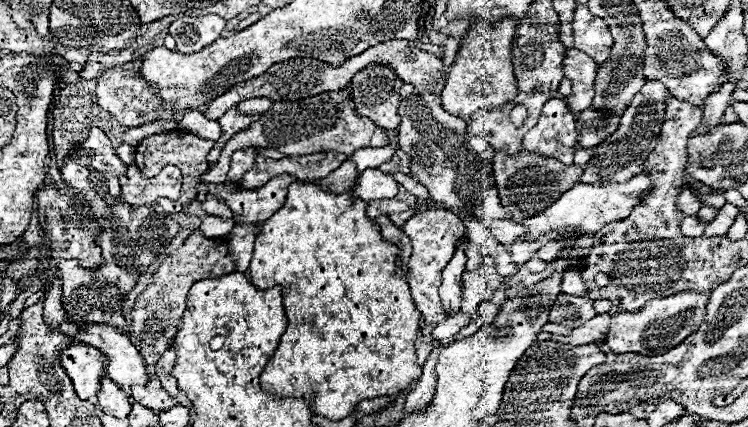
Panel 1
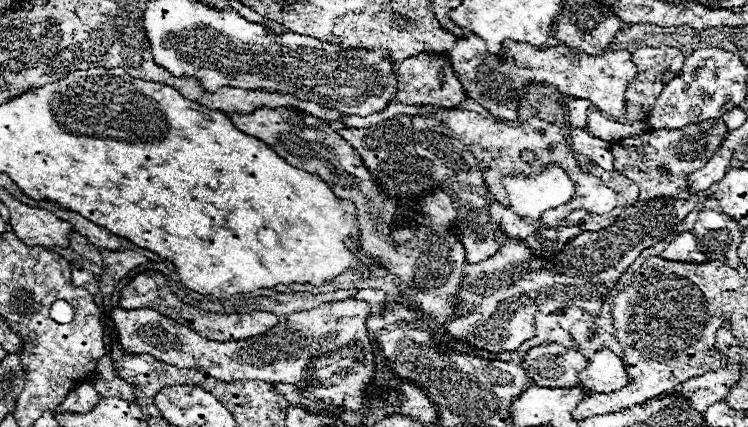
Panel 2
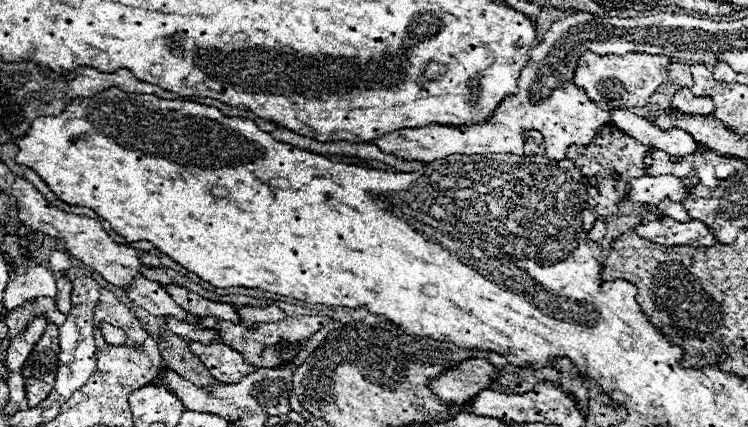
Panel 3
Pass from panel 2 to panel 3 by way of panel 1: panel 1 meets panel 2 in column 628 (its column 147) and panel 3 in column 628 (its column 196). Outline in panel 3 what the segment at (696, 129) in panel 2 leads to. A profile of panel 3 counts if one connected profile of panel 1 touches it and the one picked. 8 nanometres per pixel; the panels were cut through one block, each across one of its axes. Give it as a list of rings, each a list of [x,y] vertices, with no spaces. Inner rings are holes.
[[[606,124],[606,126],[600,126],[600,130],[596,132],[596,138],[588,146],[576,146],[576,144],[568,146],[566,158],[578,166],[582,178],[596,178],[598,180],[598,186],[590,186],[590,182],[584,180],[586,202],[592,206],[594,212],[598,212],[602,216],[610,216],[610,214],[614,214],[618,202],[628,194],[630,178],[638,178],[638,176],[646,174],[644,164],[642,164],[646,152],[648,152],[648,146],[626,136],[618,128]],[[614,172],[618,172],[620,178],[614,178]],[[600,194],[602,194],[602,198],[600,198]]]

